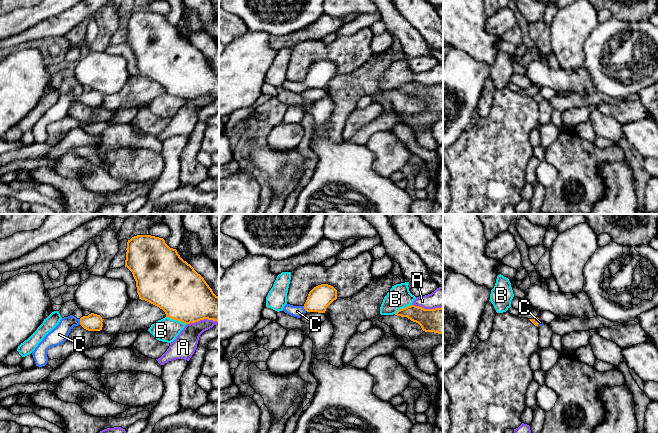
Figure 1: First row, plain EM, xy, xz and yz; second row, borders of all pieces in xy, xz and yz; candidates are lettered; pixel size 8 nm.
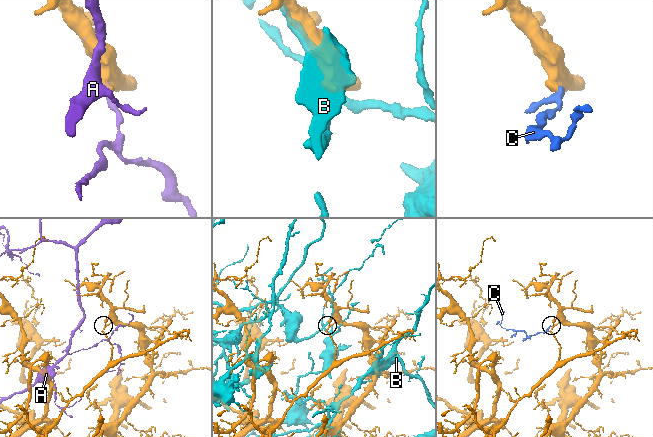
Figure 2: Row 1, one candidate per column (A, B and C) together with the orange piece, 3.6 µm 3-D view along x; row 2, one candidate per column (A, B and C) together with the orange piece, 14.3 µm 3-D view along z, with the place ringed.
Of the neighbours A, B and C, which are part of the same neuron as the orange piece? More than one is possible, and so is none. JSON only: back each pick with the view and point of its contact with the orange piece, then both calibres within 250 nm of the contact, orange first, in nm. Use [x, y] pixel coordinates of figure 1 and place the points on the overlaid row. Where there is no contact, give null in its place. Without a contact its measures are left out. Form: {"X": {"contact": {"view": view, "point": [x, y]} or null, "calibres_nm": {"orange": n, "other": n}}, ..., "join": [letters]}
{"C": {"contact": {"view": "xy", "point": [80, 322]}, "calibres_nm": {"orange": 140, "other": 140}}, "join": ["C"]}

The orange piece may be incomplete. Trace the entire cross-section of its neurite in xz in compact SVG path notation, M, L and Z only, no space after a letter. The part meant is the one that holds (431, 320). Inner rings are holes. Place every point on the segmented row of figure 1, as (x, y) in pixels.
M410 305L398 310L395 315L407 317L411 321L418 323L425 332L443 334L443 307L424 309Z

